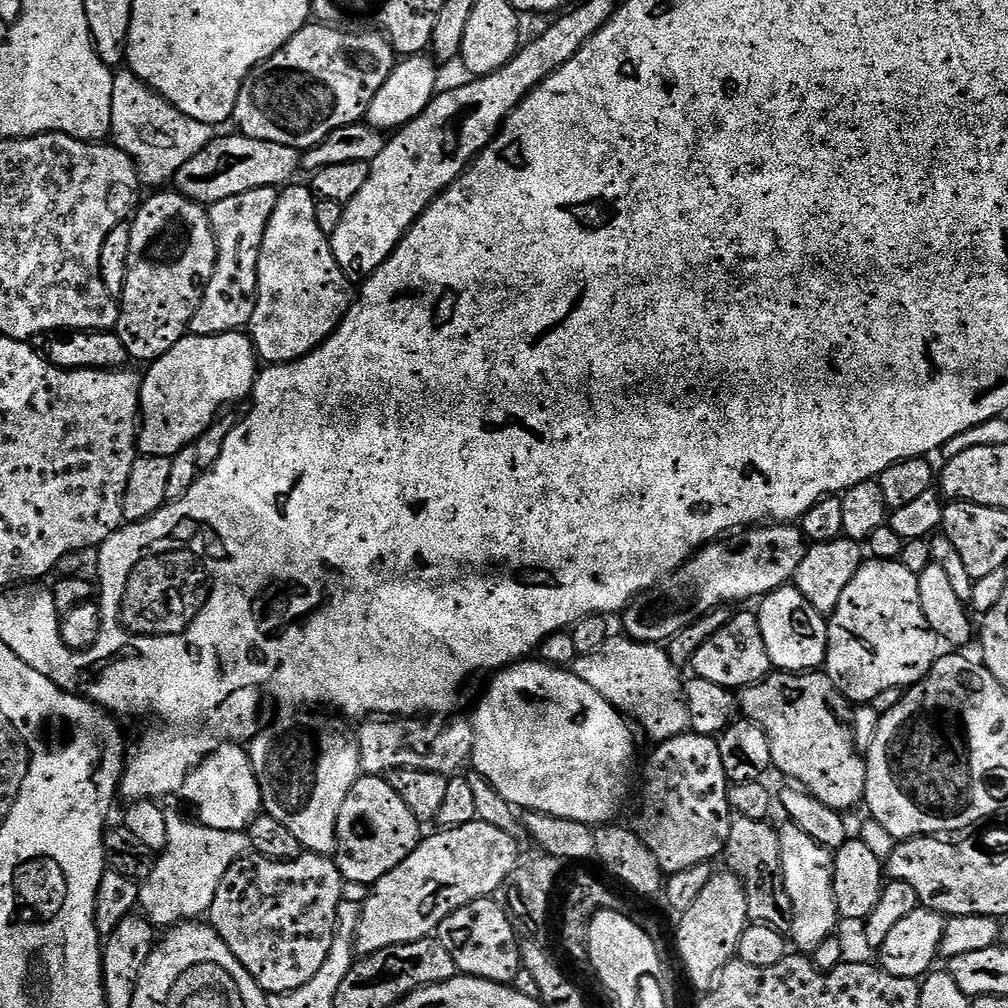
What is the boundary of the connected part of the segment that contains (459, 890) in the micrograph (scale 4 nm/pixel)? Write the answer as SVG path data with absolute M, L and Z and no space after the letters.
M480 819L457 828L444 828L433 836L425 835L416 849L406 857L390 874L386 874L377 884L371 885L368 901L363 901L360 921L356 931L356 950L361 957L374 954L386 946L402 946L406 942L427 940L435 933L445 918L454 914L462 906L475 900L495 897L503 889L510 870L514 870L518 855L518 842L500 830Z

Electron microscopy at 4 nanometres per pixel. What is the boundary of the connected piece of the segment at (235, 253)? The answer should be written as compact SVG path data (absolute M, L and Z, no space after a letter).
M259 188L258 190L246 190L246 194L234 194L234 198L222 198L222 202L208 208L208 217L216 239L216 265L204 291L202 302L189 324L188 332L191 335L217 336L247 329L248 324L252 321L258 294L258 254L262 250L262 238L266 234L270 214L274 214L274 206L278 206L279 201L280 192L277 189Z

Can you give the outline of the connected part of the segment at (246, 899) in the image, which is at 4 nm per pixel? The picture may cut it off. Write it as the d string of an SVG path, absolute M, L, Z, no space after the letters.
M307 850L301 851L300 856L293 860L271 860L259 854L245 854L239 860L234 861L230 870L226 870L226 878L222 878L222 882L218 882L218 894L214 894L214 902L209 906L206 916L213 930L222 938L222 942L226 942L226 946L230 946L230 954L234 954L234 958L238 958L238 962L242 962L242 966L252 975L254 982L258 982L258 986L265 994L293 992L298 990L298 986L306 986L306 982L310 982L310 978L314 978L314 974L318 974L318 970L322 970L322 962L326 962L326 958L330 954L330 946L334 946L338 906L346 896L344 888L346 889L346 881L341 876L340 868L332 856L320 856L316 852Z

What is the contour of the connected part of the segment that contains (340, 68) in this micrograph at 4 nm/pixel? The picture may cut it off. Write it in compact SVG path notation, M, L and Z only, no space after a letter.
M309 22L304 25L302 30L298 30L298 34L294 34L294 38L290 38L290 42L282 45L269 60L263 60L244 79L244 85L238 94L236 109L232 111L232 120L234 124L240 127L237 128L239 135L258 138L262 142L282 142L282 146L294 146L301 150L310 149L318 142L325 140L334 130L338 130L347 124L363 121L368 115L368 107L374 98L374 94L378 94L378 90L382 90L386 78L390 78L390 74L396 69L397 63L398 53L392 49L392 44L388 40L388 37L380 35L379 32L373 32L371 30L349 30L344 26L333 26L323 22Z

